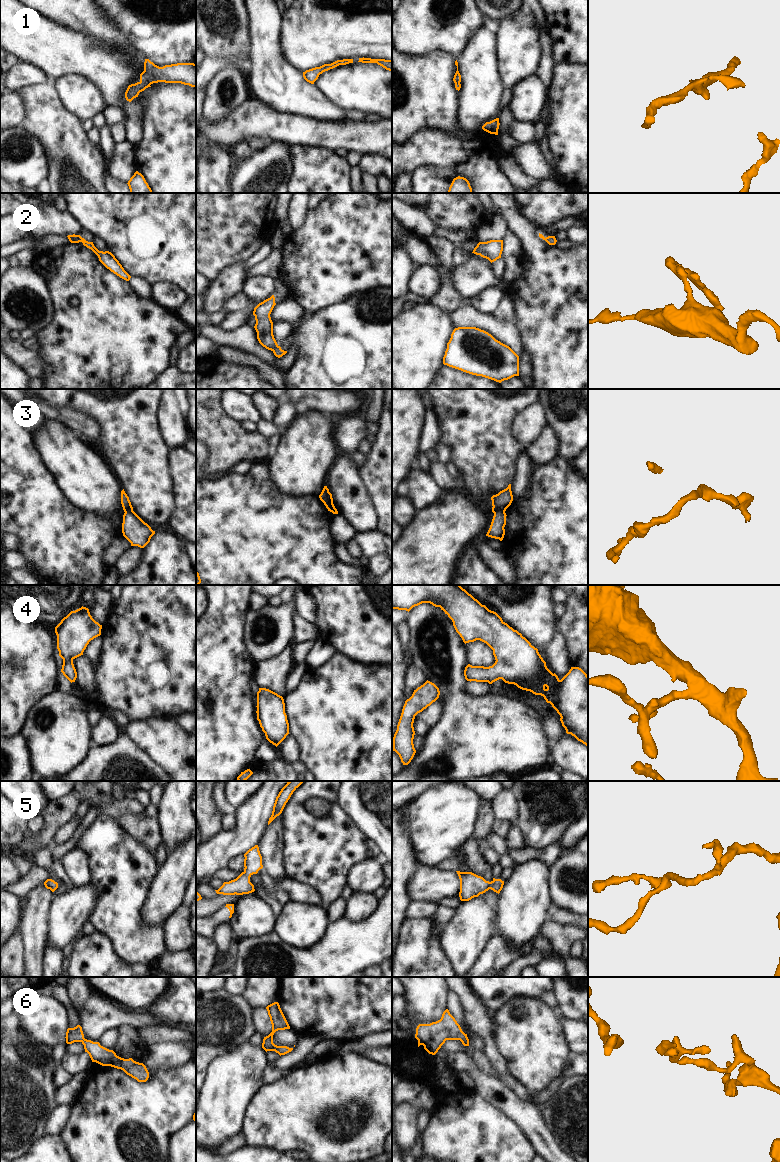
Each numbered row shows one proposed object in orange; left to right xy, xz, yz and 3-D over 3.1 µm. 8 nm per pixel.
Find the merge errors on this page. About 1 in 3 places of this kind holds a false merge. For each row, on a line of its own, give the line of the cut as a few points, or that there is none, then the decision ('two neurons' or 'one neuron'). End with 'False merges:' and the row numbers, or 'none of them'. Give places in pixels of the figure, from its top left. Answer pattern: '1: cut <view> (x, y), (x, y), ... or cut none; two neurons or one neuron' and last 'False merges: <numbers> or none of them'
1: cut none; one neuron
2: cut xz (277, 345), (272, 350); two neurons
3: cut yz (504, 511), (496, 511), (494, 513); two neurons
4: cut none; one neuron
5: cut none; one neuron
6: cut none; one neuron
False merges: 2, 3

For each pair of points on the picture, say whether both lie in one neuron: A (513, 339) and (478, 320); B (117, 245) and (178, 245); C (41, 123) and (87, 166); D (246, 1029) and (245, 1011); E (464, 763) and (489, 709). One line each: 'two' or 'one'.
A: one
B: one
C: one
D: one
E: one

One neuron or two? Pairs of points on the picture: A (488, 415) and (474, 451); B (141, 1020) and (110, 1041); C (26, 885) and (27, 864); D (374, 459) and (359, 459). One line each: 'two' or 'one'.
A: one
B: two
C: two
D: two

